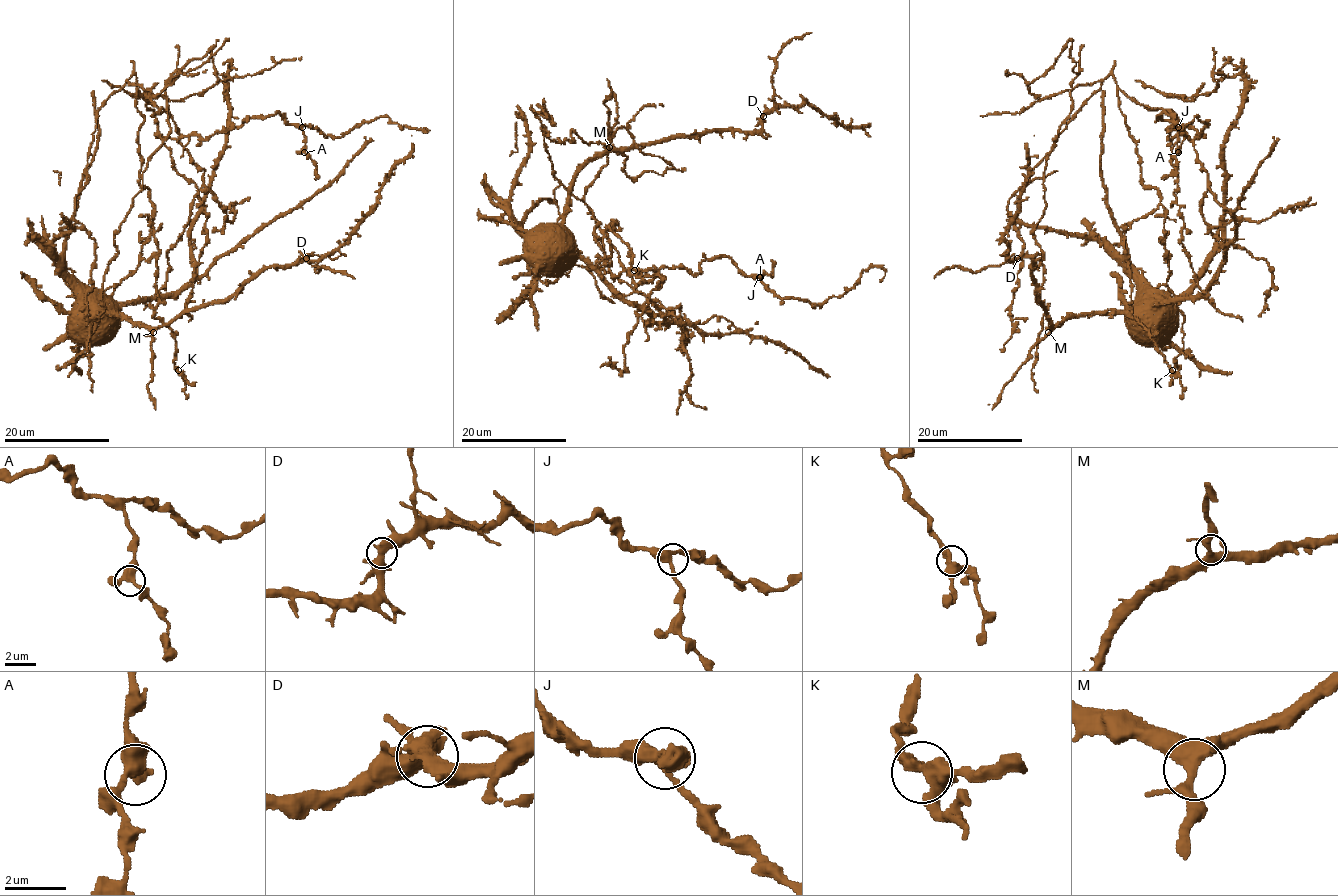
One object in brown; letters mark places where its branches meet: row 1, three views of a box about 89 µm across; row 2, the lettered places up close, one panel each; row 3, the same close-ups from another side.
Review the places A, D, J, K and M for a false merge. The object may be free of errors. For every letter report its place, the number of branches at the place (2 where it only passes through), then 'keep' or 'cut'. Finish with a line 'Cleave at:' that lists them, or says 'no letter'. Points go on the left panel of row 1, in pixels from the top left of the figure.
A: place (304, 152); branches 3; keep
D: place (306, 258); branches 3; keep
J: place (302, 127); branches 3; keep
K: place (178, 370); branches 3; keep
M: place (153, 332); branches 3; keep
Cleave at: no letter

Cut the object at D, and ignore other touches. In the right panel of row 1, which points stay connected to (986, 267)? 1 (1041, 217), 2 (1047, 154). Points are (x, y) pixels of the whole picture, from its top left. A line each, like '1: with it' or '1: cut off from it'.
1: cut off from it
2: cut off from it

